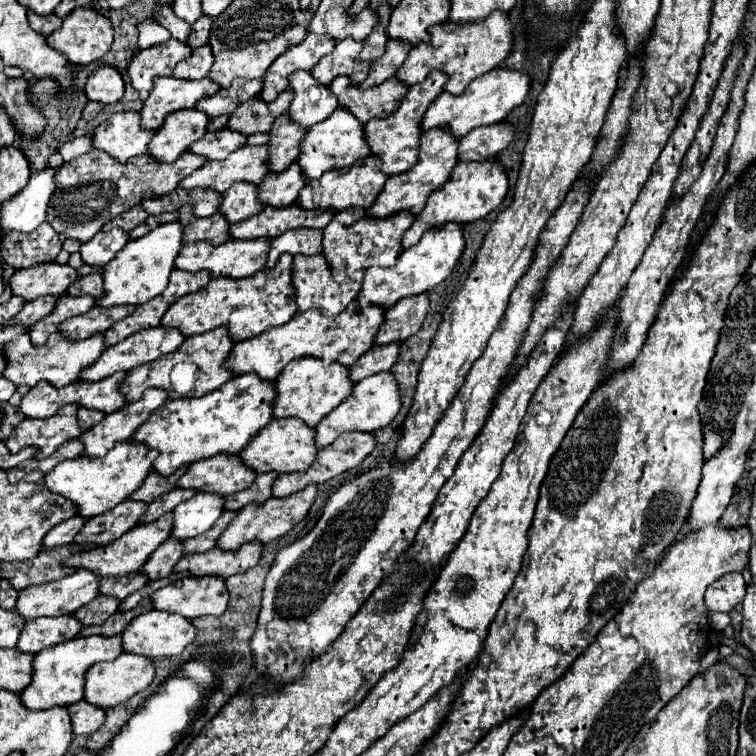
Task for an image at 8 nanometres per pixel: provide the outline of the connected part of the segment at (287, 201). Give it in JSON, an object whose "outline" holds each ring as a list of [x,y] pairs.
{"outline":[[[294,162],[284,172],[266,174],[266,180],[258,184],[258,200],[264,206],[274,206],[274,208],[292,206],[294,200],[298,198],[298,192],[304,186],[306,186],[306,180],[302,180],[302,172]]]}

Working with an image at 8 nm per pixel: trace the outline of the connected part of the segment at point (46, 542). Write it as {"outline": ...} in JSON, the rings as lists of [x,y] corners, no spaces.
{"outline":[[[74,516],[74,518],[70,518],[70,520],[60,522],[58,526],[54,526],[54,528],[44,536],[44,540],[42,540],[42,550],[70,544],[72,538],[82,530],[84,522],[86,522],[86,520],[82,520],[80,516]]]}

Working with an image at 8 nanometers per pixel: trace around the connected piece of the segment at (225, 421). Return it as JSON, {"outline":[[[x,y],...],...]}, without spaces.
{"outline":[[[254,374],[236,376],[206,396],[168,400],[130,440],[146,444],[150,450],[158,450],[160,456],[154,460],[152,468],[162,472],[162,476],[170,476],[180,466],[216,454],[238,454],[248,440],[270,422],[270,400],[274,400],[272,382],[258,380]]]}

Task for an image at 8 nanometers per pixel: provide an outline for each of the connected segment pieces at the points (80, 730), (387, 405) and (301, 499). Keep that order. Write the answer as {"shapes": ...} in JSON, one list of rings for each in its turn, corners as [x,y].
{"shapes":[[[[86,700],[70,704],[68,714],[72,720],[72,732],[74,734],[88,736],[88,734],[94,734],[104,724],[104,710],[88,704]]],[[[380,372],[374,376],[364,378],[362,382],[358,382],[354,386],[354,392],[334,410],[330,412],[330,416],[324,416],[320,420],[320,426],[316,426],[316,446],[326,448],[328,444],[332,444],[340,434],[344,432],[376,432],[384,426],[388,426],[394,416],[400,410],[400,390],[398,384],[394,380],[394,376],[390,372]]],[[[310,484],[304,490],[288,496],[288,498],[270,498],[264,504],[248,504],[242,510],[236,512],[234,520],[230,520],[226,532],[222,532],[216,546],[226,550],[226,552],[234,552],[246,542],[262,542],[262,544],[266,544],[270,540],[276,540],[276,538],[284,536],[288,530],[292,530],[298,522],[304,520],[304,516],[308,514],[314,498],[316,498],[316,486]]]]}

